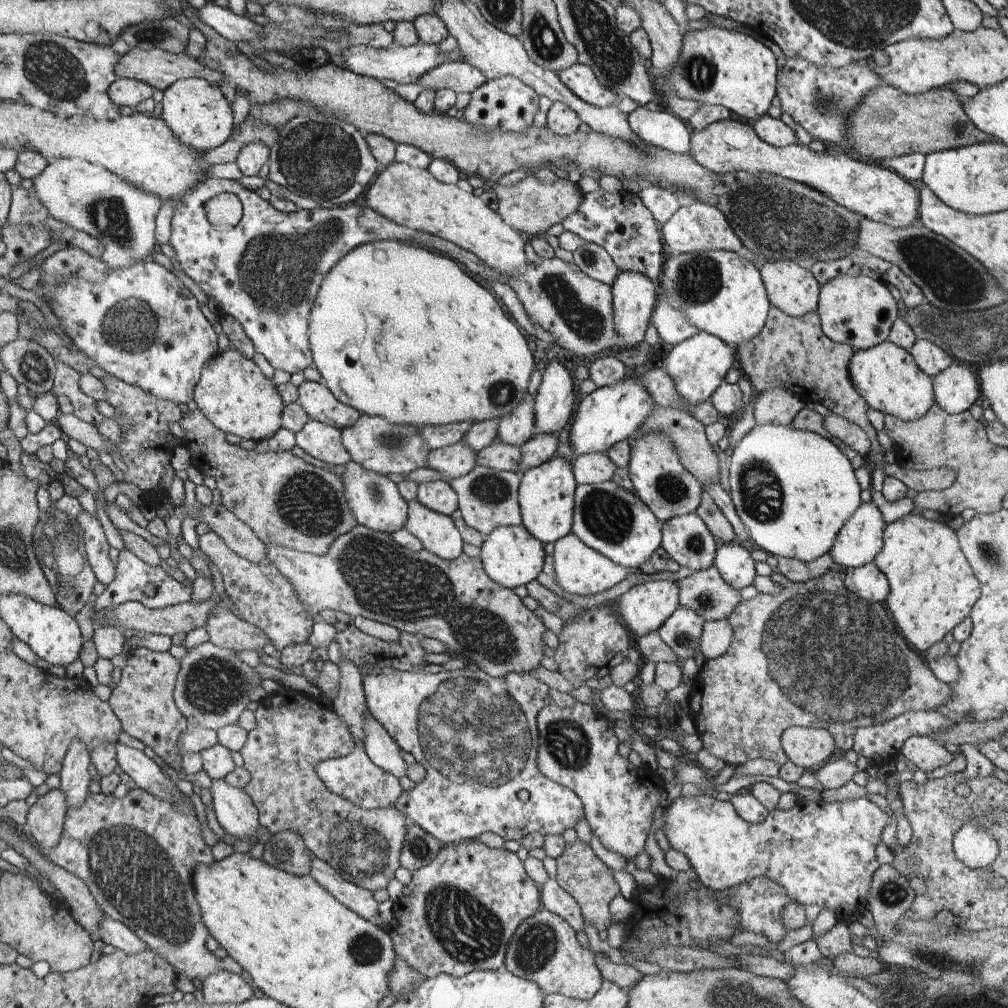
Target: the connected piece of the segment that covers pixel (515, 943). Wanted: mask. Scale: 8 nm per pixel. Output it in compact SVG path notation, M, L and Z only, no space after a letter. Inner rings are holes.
M540 908L514 932L506 951L504 968L535 982L545 995L560 993L573 999L588 1000L598 992L604 980L595 953L578 943L576 933L561 916Z

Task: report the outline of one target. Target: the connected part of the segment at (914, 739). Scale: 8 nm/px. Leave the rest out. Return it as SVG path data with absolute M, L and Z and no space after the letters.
M912 735L902 745L900 753L929 776L932 771L950 764L953 759L953 748L940 744L928 735Z

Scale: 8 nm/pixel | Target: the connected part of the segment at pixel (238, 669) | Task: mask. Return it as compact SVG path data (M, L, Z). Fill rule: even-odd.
M210 641L188 649L178 661L181 667L175 684L174 698L176 706L181 709L190 725L200 725L204 728L236 725L240 714L250 704L250 690L260 686L263 681L252 667L240 659L234 649L219 647Z

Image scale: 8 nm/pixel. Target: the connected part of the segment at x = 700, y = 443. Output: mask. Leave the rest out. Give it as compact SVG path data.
M655 406L652 414L649 414L647 419L643 422L643 426L640 430L642 430L643 433L652 431L662 431L666 433L673 440L684 468L686 468L692 476L695 476L695 479L698 480L701 485L719 484L720 462L718 461L718 455L716 455L716 451L714 451L713 446L706 436L705 425L698 422L690 413L684 410Z

